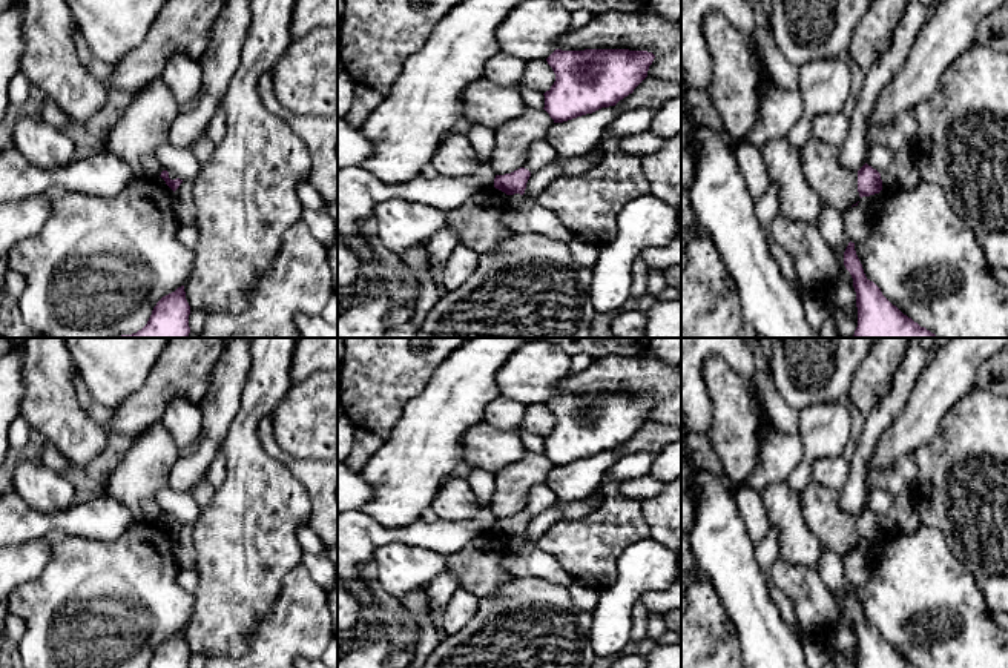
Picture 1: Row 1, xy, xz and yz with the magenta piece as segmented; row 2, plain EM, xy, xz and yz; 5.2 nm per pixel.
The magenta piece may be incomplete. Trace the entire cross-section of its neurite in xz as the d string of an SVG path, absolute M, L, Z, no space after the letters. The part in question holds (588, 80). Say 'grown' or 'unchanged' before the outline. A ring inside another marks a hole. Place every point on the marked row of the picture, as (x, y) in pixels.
unchanged; M555 49L548 64L555 81L545 95L545 111L563 123L615 106L647 77L655 55L629 49Z

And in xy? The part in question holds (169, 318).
unchanged; M184 286L163 296L152 310L147 324L132 335L117 338L187 338L190 306Z

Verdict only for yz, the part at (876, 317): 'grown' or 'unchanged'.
unchanged

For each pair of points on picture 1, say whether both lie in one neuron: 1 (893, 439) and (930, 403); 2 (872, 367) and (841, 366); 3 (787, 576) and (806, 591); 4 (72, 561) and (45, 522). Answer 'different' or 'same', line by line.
1: same
2: different
3: same
4: different

